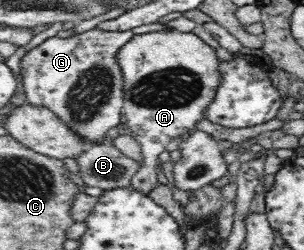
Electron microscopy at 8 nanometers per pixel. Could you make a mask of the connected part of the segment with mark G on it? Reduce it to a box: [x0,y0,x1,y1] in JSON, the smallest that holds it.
[20,29,132,145]

